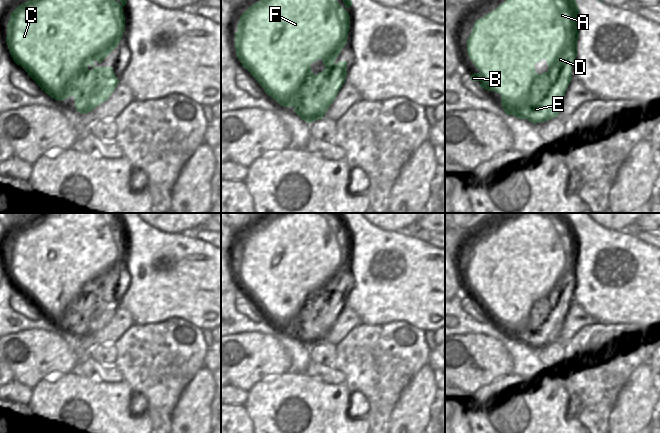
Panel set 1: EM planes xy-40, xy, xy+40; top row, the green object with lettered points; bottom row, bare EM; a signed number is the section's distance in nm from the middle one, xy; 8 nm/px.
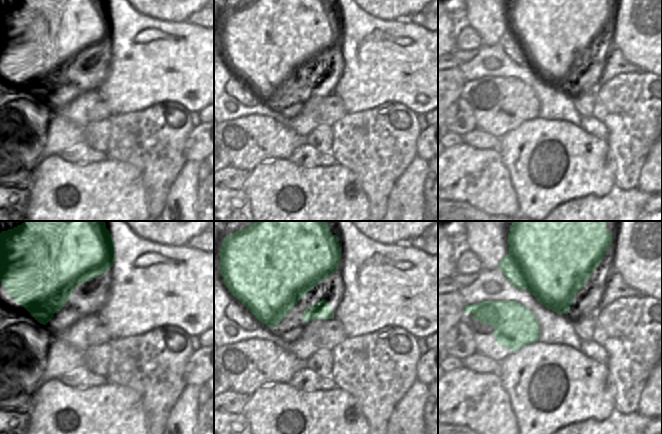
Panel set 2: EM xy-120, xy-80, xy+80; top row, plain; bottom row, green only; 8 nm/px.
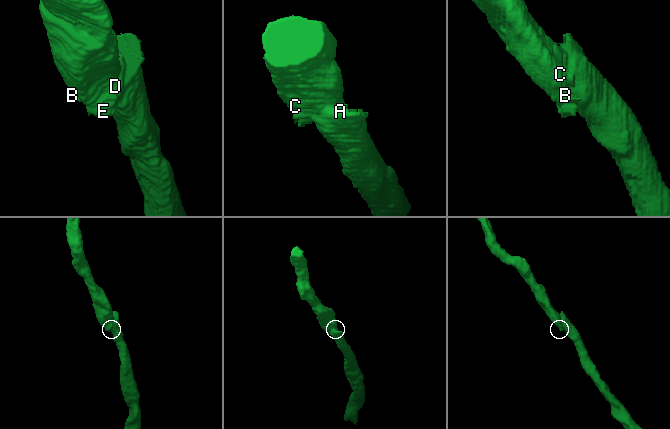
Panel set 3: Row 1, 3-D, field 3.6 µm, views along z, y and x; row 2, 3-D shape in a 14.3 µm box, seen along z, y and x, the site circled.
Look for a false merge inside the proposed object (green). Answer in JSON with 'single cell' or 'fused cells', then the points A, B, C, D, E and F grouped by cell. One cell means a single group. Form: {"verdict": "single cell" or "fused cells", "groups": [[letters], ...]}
{"verdict": "single cell", "groups": [["A", "B", "C", "D", "E", "F"]]}

